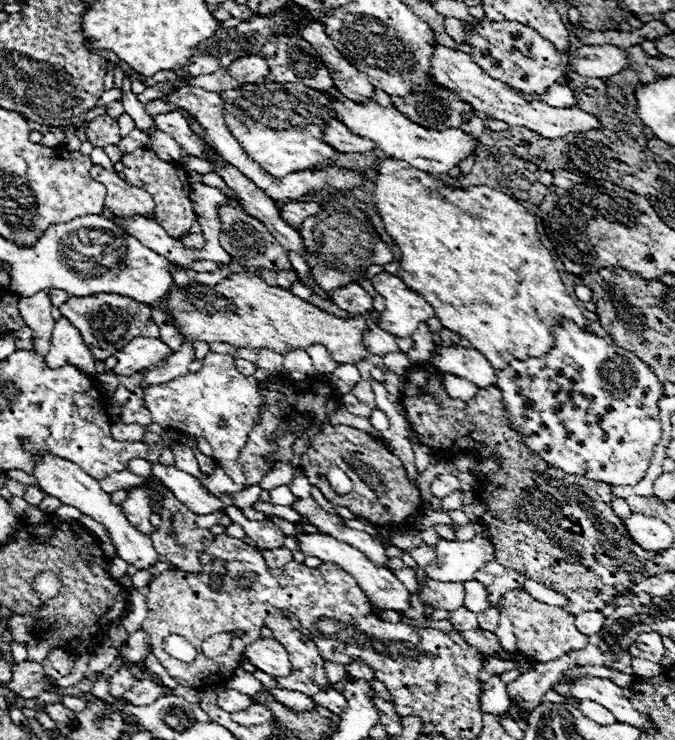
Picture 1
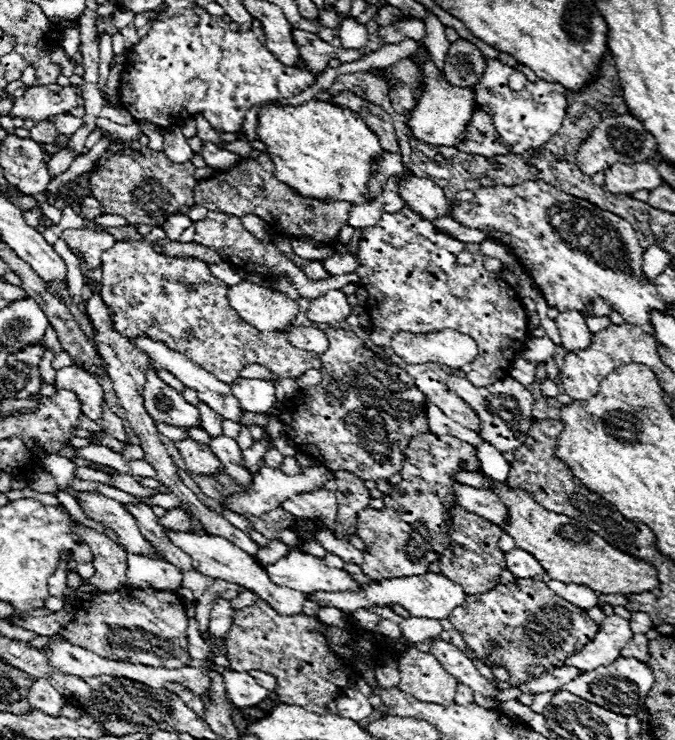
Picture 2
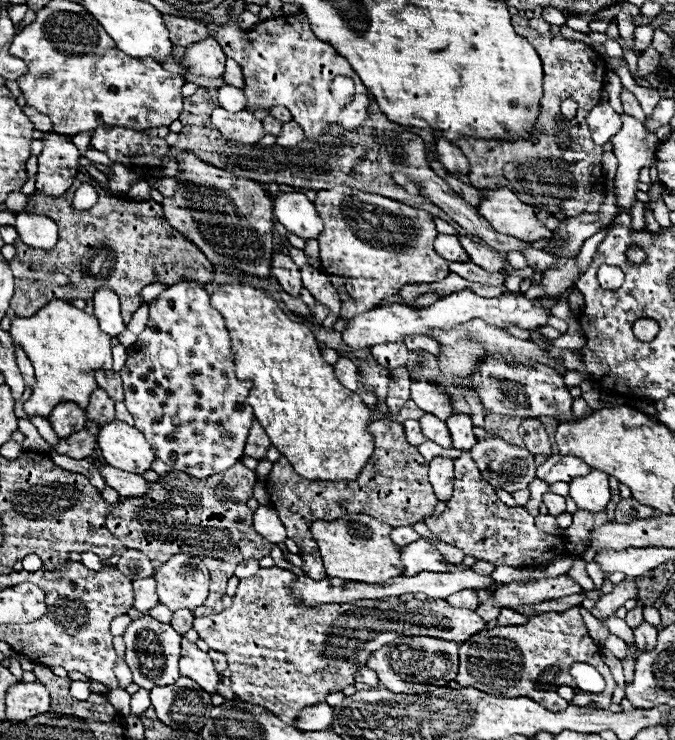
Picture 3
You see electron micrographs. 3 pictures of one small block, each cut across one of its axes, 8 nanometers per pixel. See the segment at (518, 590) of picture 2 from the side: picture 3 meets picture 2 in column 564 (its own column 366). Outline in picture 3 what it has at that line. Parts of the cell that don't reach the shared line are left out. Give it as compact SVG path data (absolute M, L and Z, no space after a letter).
M262 568L256 576L240 580L238 592L232 598L234 604L230 608L220 614L194 618L194 630L200 634L200 638L212 650L218 650L228 658L232 690L244 702L266 708L286 724L296 722L296 712L300 712L300 708L324 702L330 692L340 692L344 686L354 684L356 668L364 666L376 648L382 648L398 636L432 636L464 644L476 632L486 630L486 620L482 620L474 610L452 608L446 600L400 602L400 598L388 598L358 600L352 604L324 604L318 608L298 606L288 592L288 584L292 580L296 580L296 576L288 570Z

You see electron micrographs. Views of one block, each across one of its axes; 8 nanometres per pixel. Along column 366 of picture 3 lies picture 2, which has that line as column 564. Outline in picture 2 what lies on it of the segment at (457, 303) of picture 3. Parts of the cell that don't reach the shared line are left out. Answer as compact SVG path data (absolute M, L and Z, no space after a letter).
M576 310L560 312L554 318L554 322L556 322L558 330L560 330L560 338L562 338L560 344L568 352L576 352L576 350L588 348L588 344L592 340L592 334L586 328L586 322L584 322L582 312L576 312Z

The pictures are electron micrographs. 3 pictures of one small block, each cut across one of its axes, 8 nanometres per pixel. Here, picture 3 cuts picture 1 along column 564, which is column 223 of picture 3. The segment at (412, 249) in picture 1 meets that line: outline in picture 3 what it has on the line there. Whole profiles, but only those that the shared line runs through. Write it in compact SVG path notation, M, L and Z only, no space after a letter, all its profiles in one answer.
M250 284L222 286L212 294L210 302L226 320L236 356L236 376L252 380L254 384L248 396L248 404L254 408L254 416L270 436L272 446L282 456L286 456L296 474L306 480L356 480L374 454L374 440L368 432L374 410L368 408L356 392L350 392L338 382L332 366L326 364L320 356L316 338L310 328L302 322L290 320L266 292L252 288Z

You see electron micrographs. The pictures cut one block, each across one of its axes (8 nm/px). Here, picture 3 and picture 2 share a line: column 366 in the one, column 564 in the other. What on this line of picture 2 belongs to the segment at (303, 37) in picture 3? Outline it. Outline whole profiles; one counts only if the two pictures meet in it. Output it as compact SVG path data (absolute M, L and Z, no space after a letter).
M498 60L488 62L486 72L482 74L480 82L474 86L478 110L490 114L494 128L500 136L500 142L510 146L512 154L540 148L562 128L562 120L566 118L566 92L568 92L558 82L546 82L536 78L534 72L522 64L518 64L516 68L522 68L522 72L528 78L524 90L516 92L508 86L508 76L512 74L514 68L504 66Z

